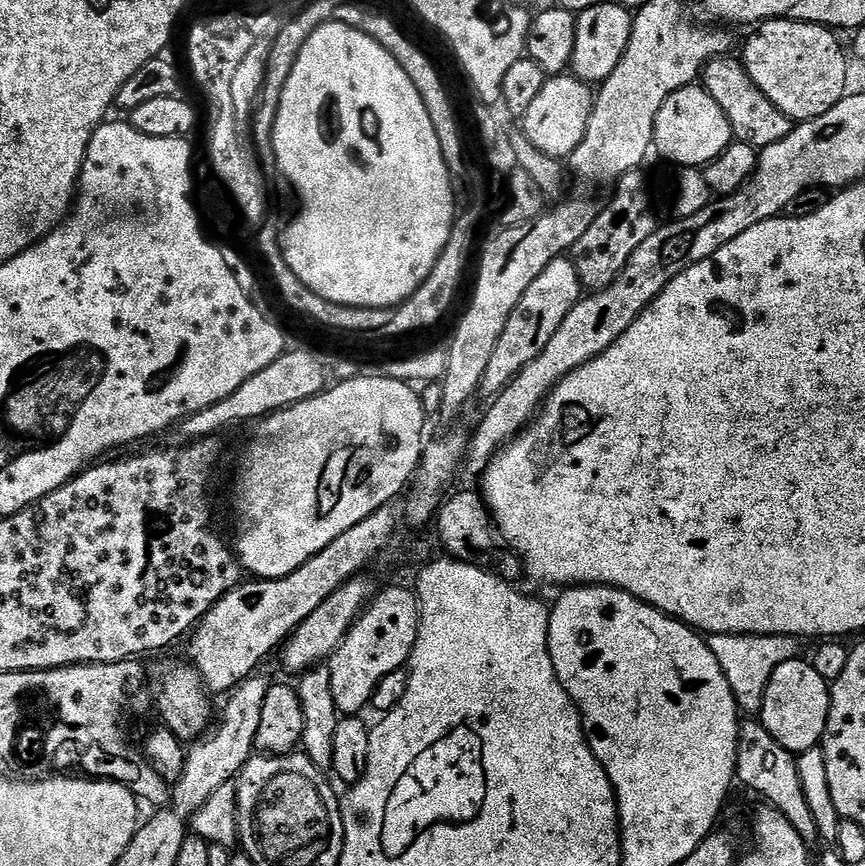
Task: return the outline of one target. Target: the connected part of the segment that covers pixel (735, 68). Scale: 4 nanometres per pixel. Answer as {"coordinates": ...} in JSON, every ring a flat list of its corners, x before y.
{"coordinates":[[732,54,718,56,709,62,702,73,702,87,710,94,710,98,714,98,714,102,718,102,718,106,722,106,722,114,726,114,732,135,737,141,755,150,782,142,782,138,792,132,794,121,782,114,782,110,778,110,778,106,774,106,774,102,770,102,762,90,758,90,741,61,734,57]]}

